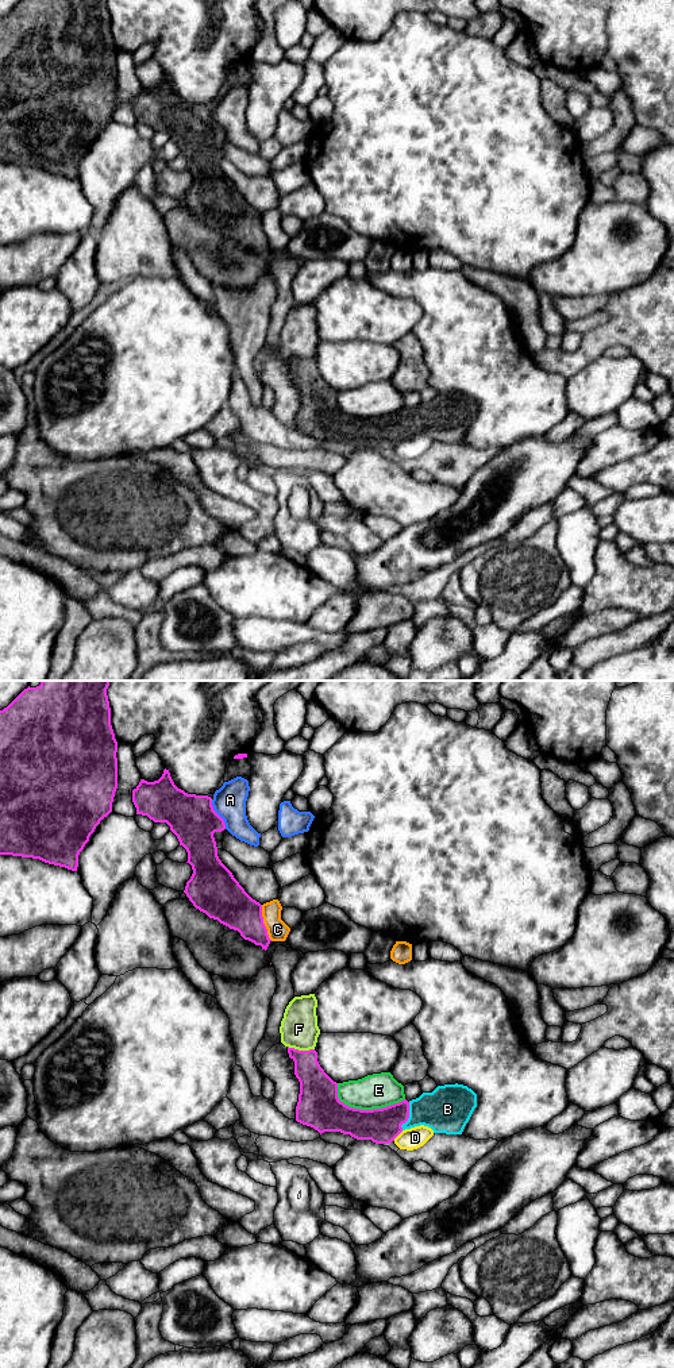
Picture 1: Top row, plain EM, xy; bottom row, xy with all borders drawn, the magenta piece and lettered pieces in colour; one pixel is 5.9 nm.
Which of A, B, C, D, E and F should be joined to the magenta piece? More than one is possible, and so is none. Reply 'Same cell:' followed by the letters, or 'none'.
Same cell: B

